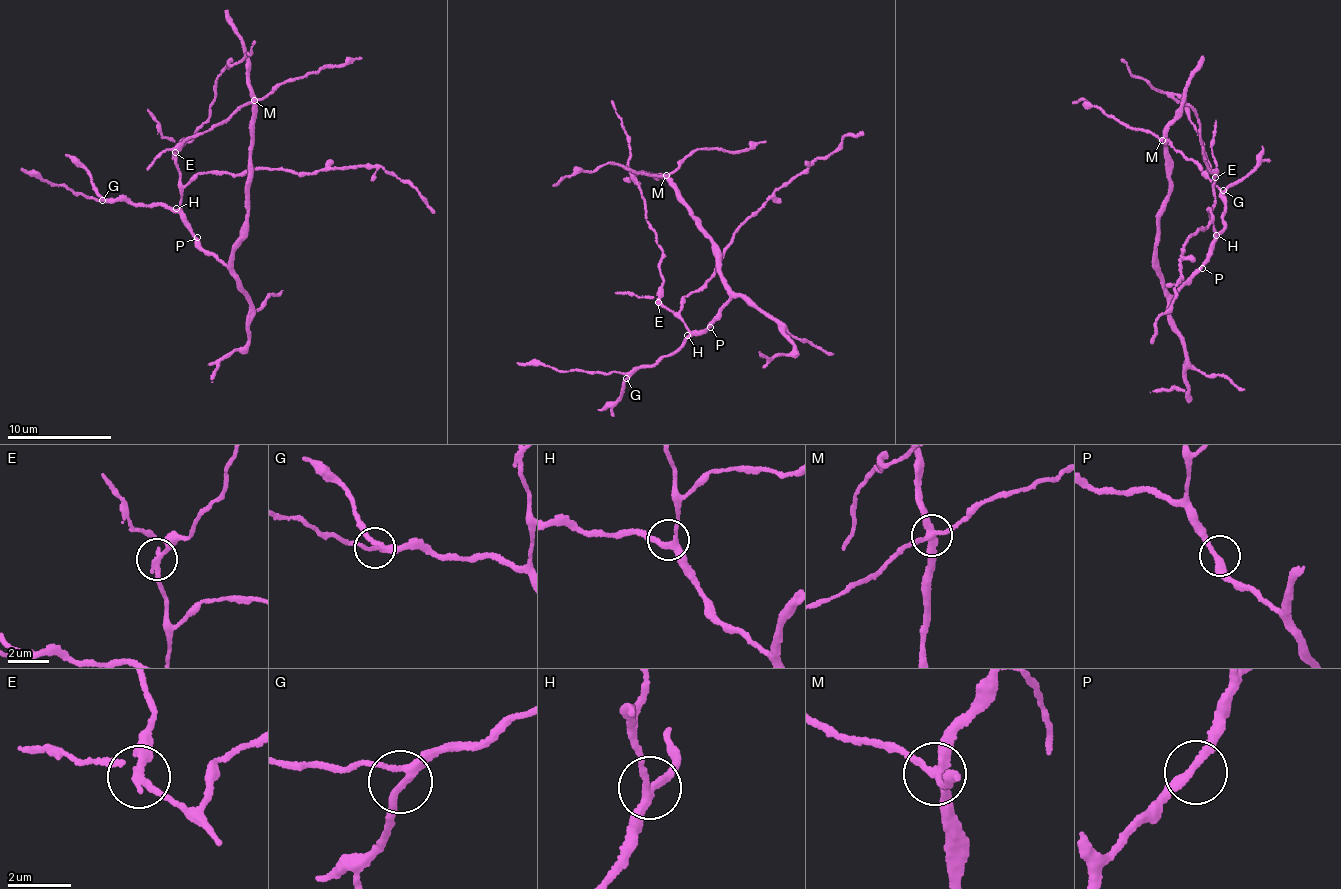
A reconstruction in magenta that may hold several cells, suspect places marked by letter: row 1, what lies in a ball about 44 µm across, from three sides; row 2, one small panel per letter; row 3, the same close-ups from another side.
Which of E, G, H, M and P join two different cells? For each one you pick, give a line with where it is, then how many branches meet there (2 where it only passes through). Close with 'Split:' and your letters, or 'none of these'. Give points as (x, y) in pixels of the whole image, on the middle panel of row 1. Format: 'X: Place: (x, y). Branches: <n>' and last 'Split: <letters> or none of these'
E: Place: (658, 302). Branches: 2
M: Place: (666, 175). Branches: 4
Split: E, M

